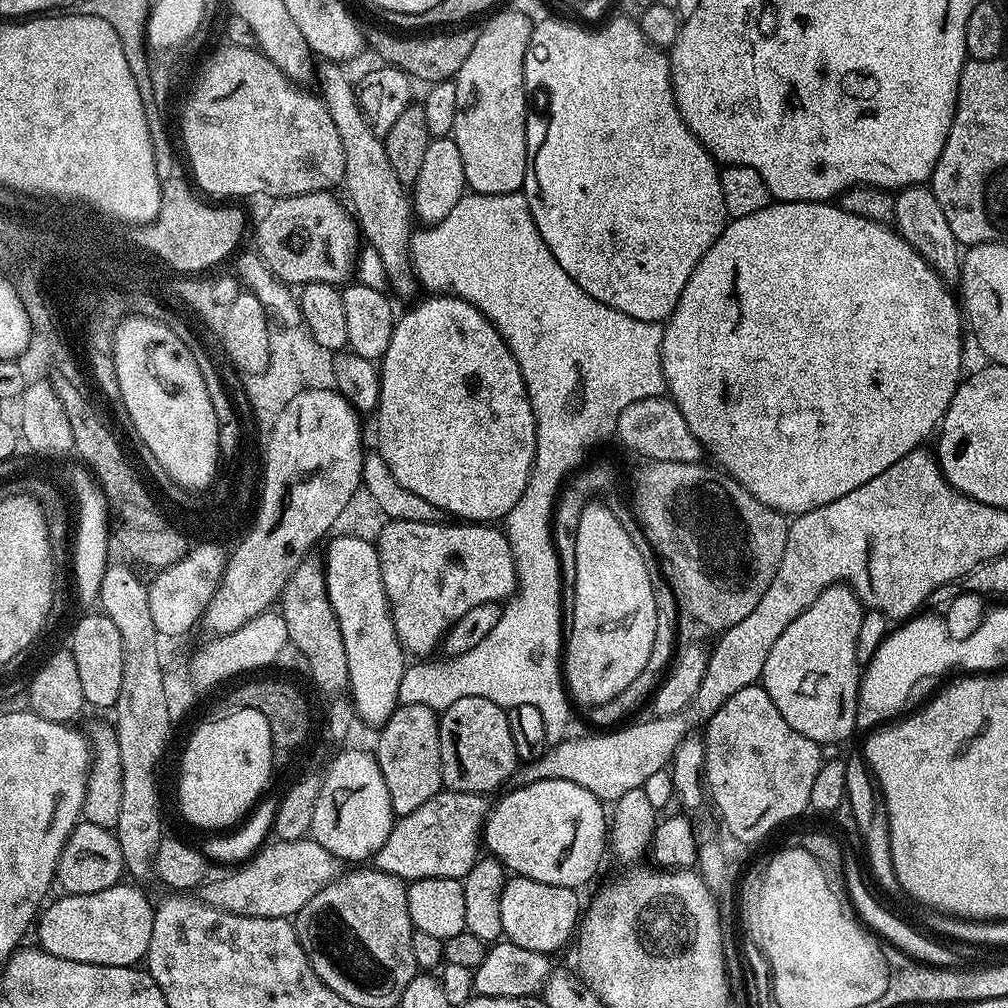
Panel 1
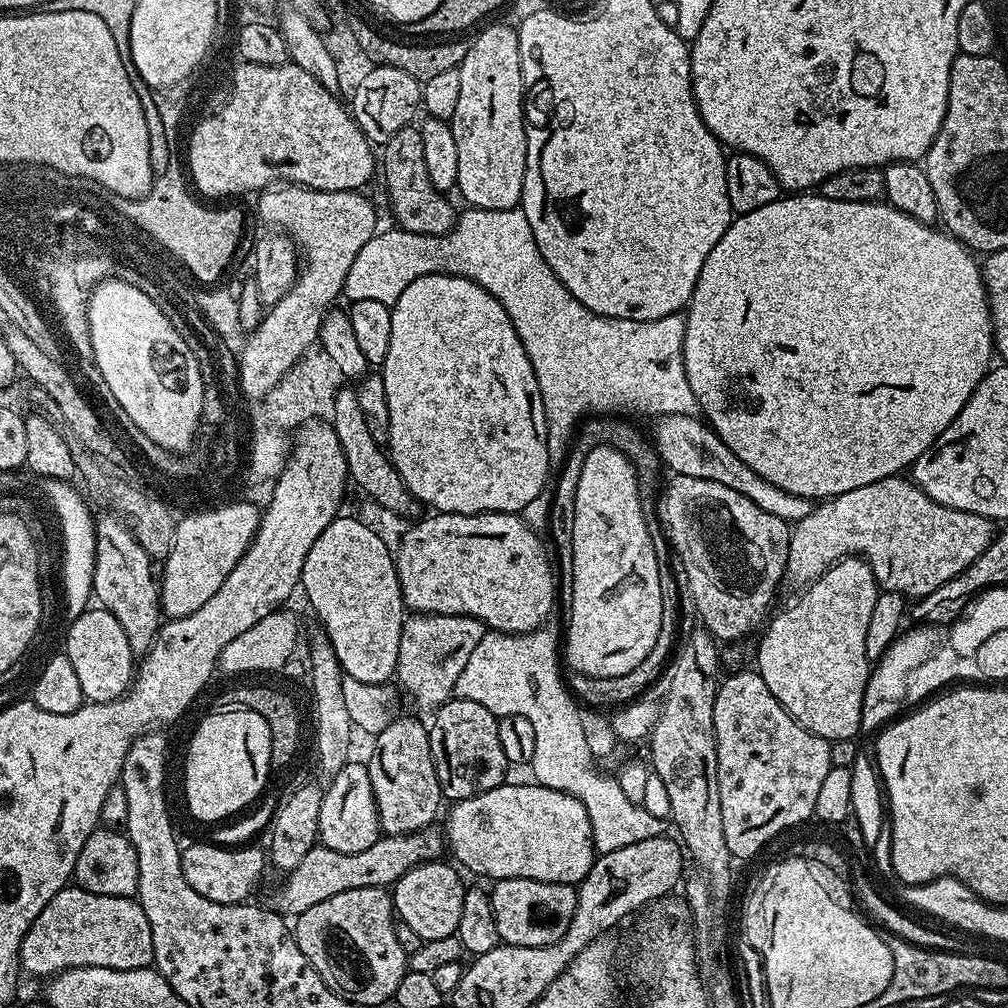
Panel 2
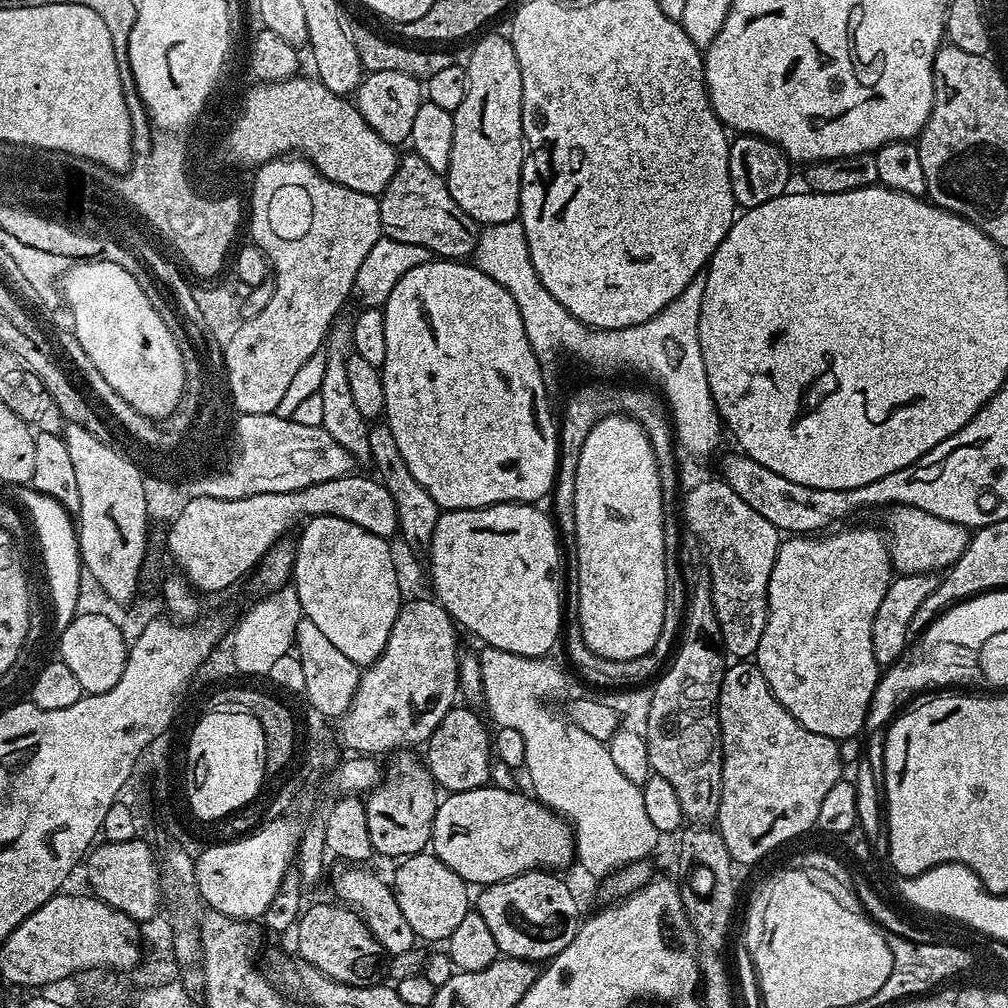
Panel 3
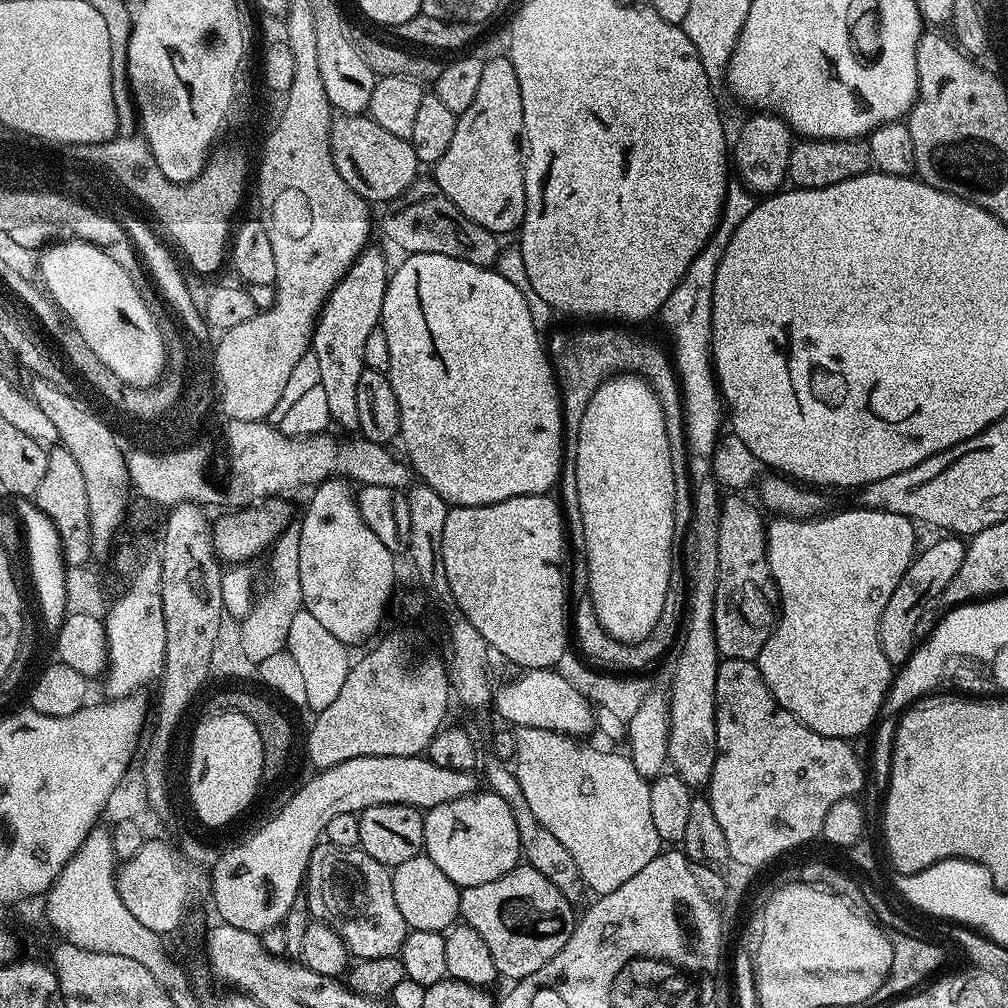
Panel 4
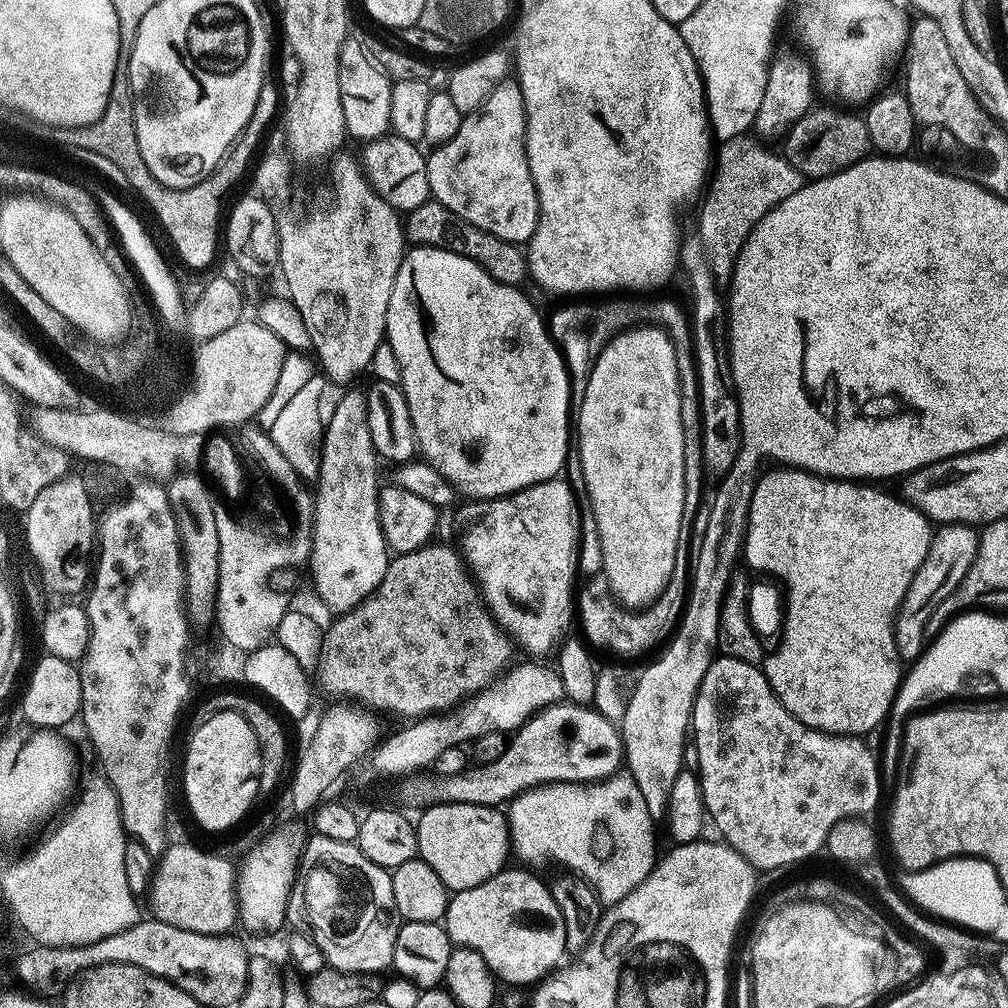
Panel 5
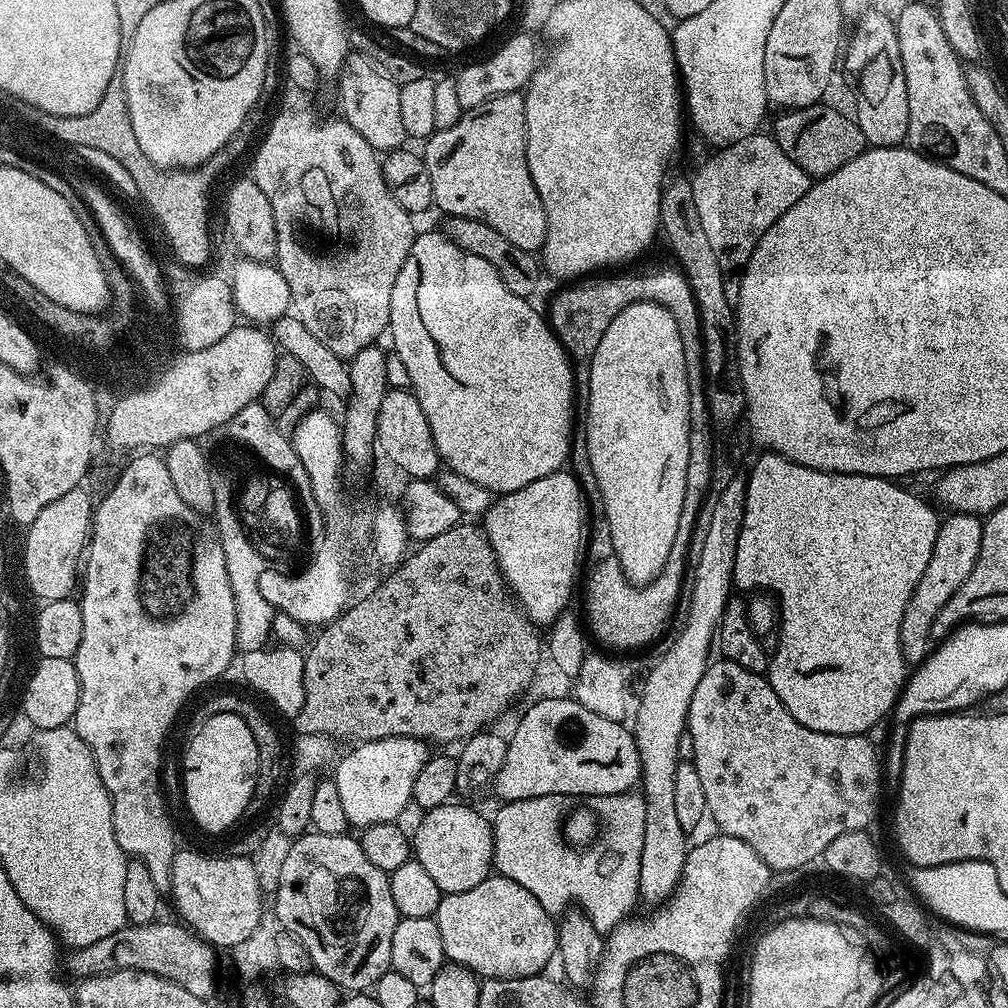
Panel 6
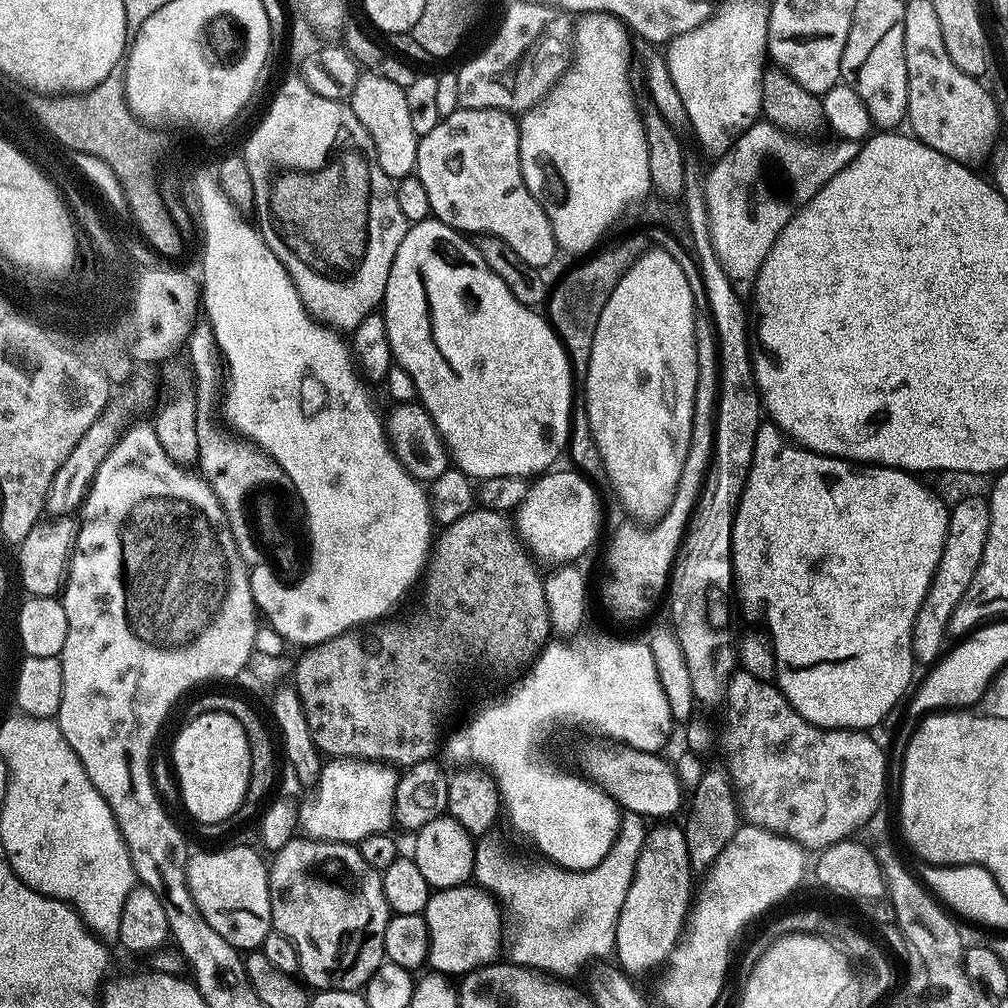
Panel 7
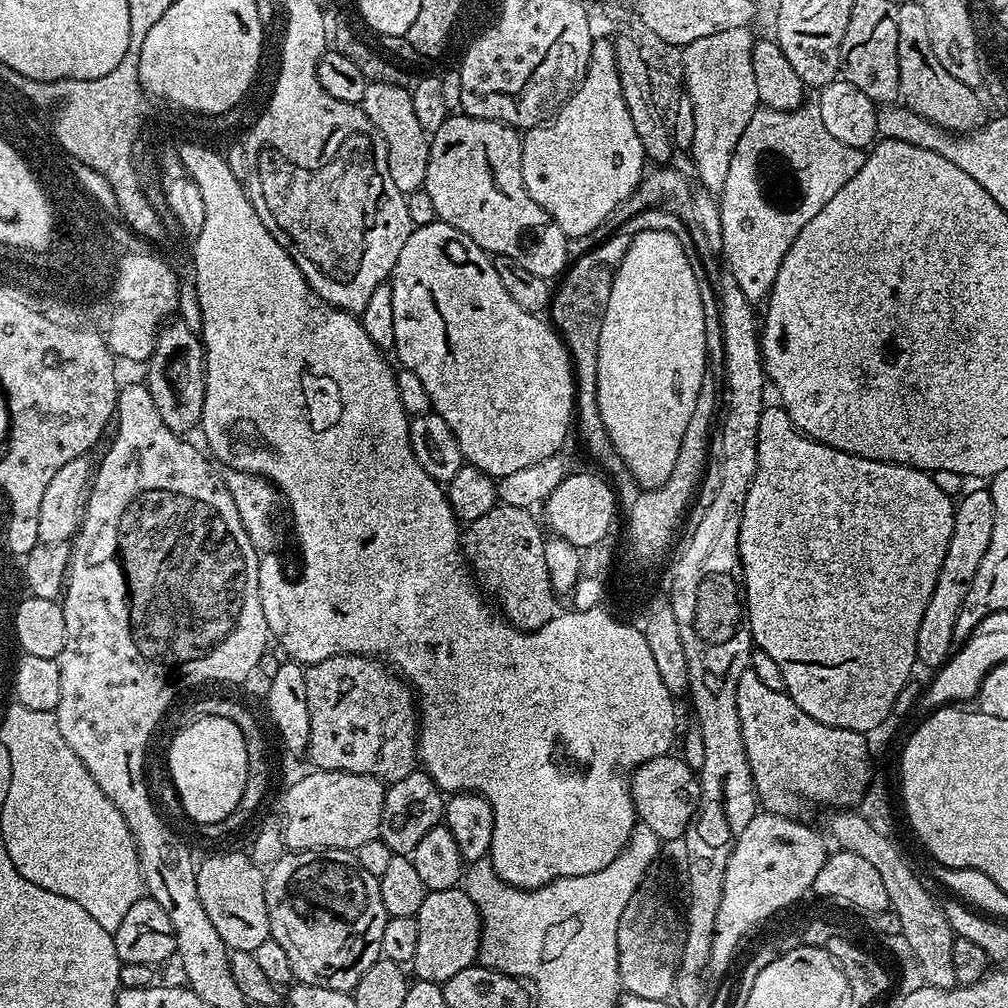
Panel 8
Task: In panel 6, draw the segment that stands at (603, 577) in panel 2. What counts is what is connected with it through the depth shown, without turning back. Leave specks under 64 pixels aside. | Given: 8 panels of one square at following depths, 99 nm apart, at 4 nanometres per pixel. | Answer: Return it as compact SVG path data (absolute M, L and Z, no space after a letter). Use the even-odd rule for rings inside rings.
M660 308L622 310L614 318L612 328L608 328L604 335L604 344L600 344L596 351L596 368L592 368L590 374L590 458L587 467L592 468L600 500L604 503L604 516L608 519L608 540L615 548L620 548L620 560L624 568L628 568L628 576L635 580L648 580L648 576L660 568L660 560L664 560L664 552L668 552L668 540L672 540L672 532L676 532L676 512L680 512L680 492L684 492L684 456L688 456L688 440L684 440L684 412L688 412L688 408L684 408L684 356L680 356L680 336L676 336L676 324L672 324L672 316L668 316L668 312L660 312Z

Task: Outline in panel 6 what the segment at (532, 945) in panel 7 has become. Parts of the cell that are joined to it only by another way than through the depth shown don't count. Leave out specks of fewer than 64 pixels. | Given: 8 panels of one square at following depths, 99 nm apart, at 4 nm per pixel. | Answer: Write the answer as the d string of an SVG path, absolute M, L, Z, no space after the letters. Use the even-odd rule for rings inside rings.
M634 790L630 792L623 792L617 796L603 797L603 799L599 801L600 808L598 807L598 812L602 817L603 823L604 820L606 823L608 823L608 829L606 829L605 832L603 829L602 835L599 837L598 844L601 844L601 846L604 847L604 852L588 852L592 850L584 850L581 851L584 852L581 854L581 856L576 853L579 851L569 850L563 843L560 845L559 842L556 841L556 836L554 833L552 833L552 823L554 823L556 820L556 808L552 804L555 804L553 797L532 796L528 800L514 800L511 802L501 803L499 805L501 808L496 812L496 820L494 816L494 819L491 821L492 863L494 865L495 871L499 873L499 875L510 878L514 882L518 882L518 886L522 886L528 890L549 914L557 914L556 912L562 911L563 908L566 907L567 904L571 902L571 900L573 900L574 903L580 904L579 911L592 921L592 925L596 928L596 931L601 934L607 934L629 915L627 912L630 911L631 908L635 906L635 904L638 904L638 897L640 895L640 871L642 870L642 838L646 835L646 802L644 801L644 797Z

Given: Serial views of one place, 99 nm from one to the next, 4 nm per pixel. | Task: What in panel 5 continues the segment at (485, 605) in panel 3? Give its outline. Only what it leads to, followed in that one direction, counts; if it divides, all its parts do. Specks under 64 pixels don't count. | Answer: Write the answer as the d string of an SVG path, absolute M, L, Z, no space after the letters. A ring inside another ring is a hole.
M557 478L554 480L547 480L546 482L542 482L541 484L535 484L534 486L530 486L529 488L524 488L520 492L513 492L511 496L501 496L499 500L478 500L475 502L468 502L465 504L468 504L465 506L464 509L461 510L460 516L460 544L458 543L458 551L462 557L462 560L464 564L466 565L466 568L468 572L470 573L470 576L473 581L478 585L478 589L480 591L480 595L488 609L488 611L491 613L493 620L495 621L495 624L497 628L500 629L501 633L507 634L517 645L518 643L521 644L522 647L525 648L526 651L529 652L529 657L532 658L544 658L544 655L547 654L547 652L555 653L557 651L558 645L569 635L568 627L573 627L574 624L574 588L572 592L572 579L576 576L576 543L580 540L580 512L578 509L576 509L576 498L578 499L577 493L574 491L574 489L569 486L567 479L564 478Z

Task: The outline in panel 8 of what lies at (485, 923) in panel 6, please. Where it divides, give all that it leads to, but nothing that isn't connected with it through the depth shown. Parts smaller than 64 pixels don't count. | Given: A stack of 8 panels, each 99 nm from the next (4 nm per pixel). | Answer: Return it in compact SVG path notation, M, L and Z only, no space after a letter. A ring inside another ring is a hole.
M463 887L425 891L424 901L415 918L418 922L418 950L414 950L410 965L411 971L416 971L415 979L443 985L445 980L454 978L458 970L466 970L477 963L482 921Z

